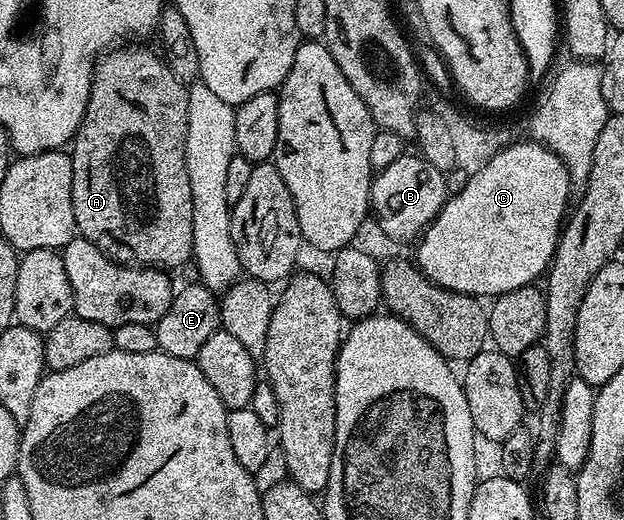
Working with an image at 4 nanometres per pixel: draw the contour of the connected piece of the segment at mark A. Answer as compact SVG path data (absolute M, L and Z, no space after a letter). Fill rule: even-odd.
M124 44L113 48L96 63L96 71L92 73L90 100L86 104L86 112L82 116L82 124L76 130L76 137L70 143L72 155L72 203L74 204L74 220L79 237L88 238L104 251L113 262L151 266L153 268L169 268L180 266L192 258L194 244L194 200L190 192L190 176L186 168L186 128L188 127L188 86L180 81L174 72L170 72L168 63L159 53L147 50L144 44Z

